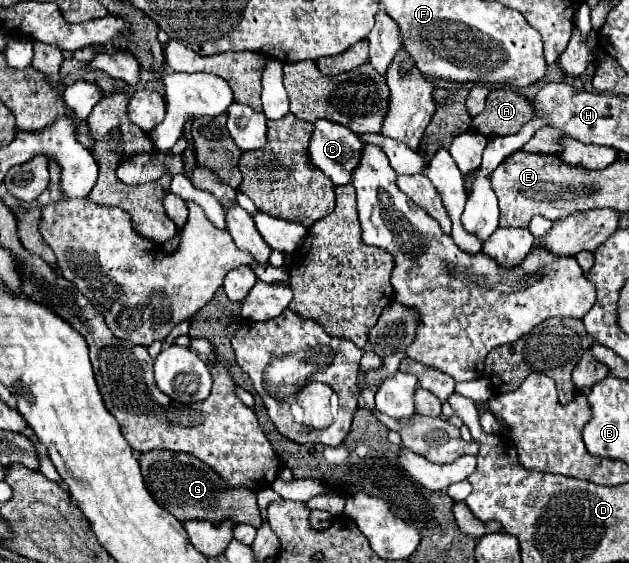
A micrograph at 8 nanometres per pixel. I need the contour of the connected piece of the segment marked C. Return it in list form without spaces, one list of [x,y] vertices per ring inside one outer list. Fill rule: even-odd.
[[[318,119],[310,137],[308,155],[314,167],[318,167],[334,185],[350,183],[352,169],[360,161],[362,141],[344,125],[336,125],[328,119]]]

